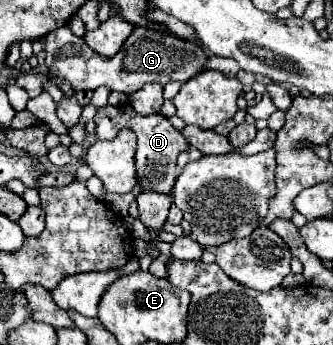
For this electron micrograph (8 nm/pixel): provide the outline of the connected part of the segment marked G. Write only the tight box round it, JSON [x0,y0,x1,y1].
[44,24,208,128]

